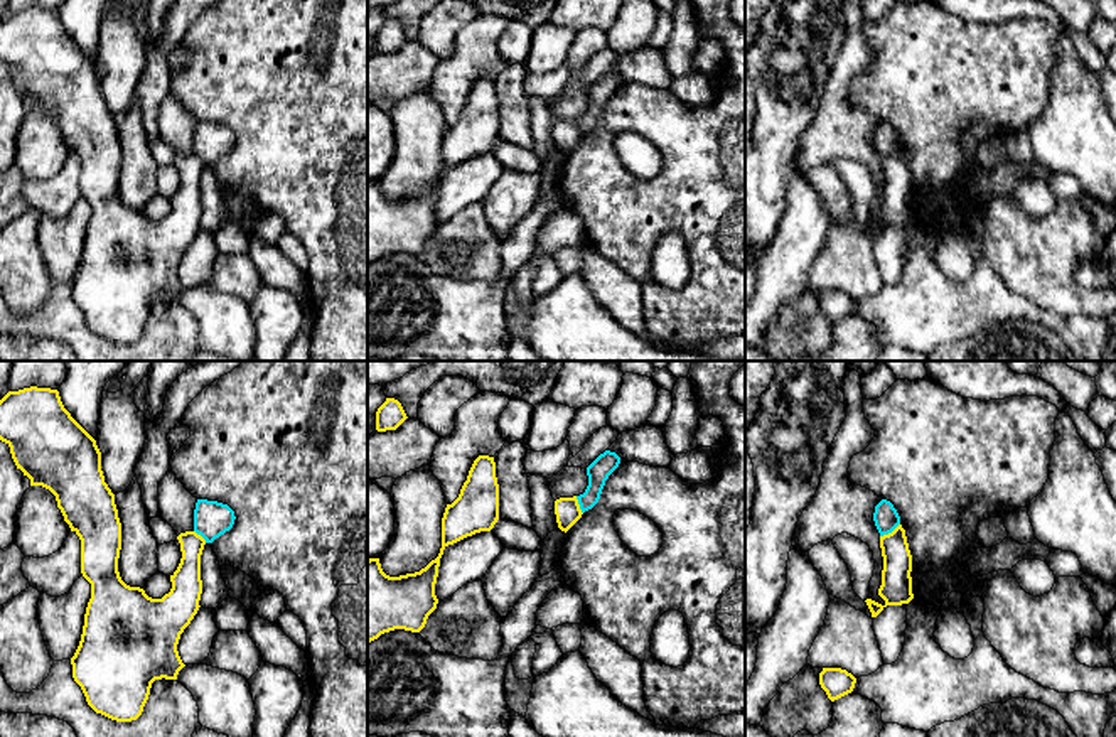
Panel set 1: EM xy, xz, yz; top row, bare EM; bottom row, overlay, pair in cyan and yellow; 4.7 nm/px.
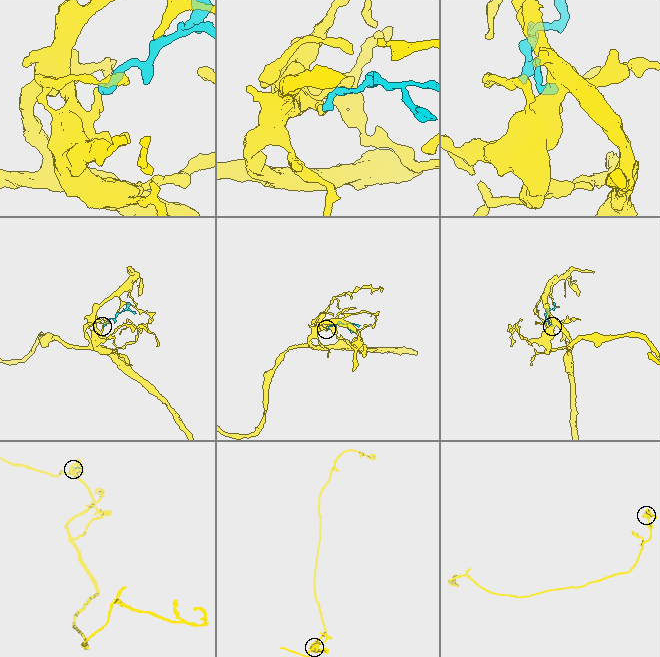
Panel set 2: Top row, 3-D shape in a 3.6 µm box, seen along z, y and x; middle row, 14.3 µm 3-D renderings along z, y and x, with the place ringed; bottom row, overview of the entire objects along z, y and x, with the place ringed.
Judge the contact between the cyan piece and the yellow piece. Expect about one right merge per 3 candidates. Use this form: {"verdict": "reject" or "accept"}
{"verdict": "reject"}

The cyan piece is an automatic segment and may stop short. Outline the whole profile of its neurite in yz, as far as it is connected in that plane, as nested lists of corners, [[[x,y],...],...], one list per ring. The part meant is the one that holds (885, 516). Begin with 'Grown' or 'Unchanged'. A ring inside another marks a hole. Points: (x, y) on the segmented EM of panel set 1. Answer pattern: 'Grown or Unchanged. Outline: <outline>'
Unchanged. Outline: [[[882,499],[875,506],[873,521],[880,536],[883,536],[892,533],[900,525],[900,516],[890,501]]]

